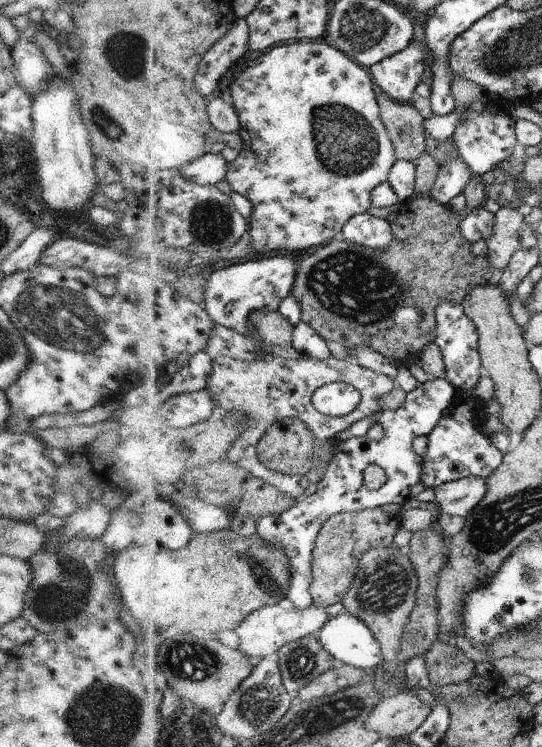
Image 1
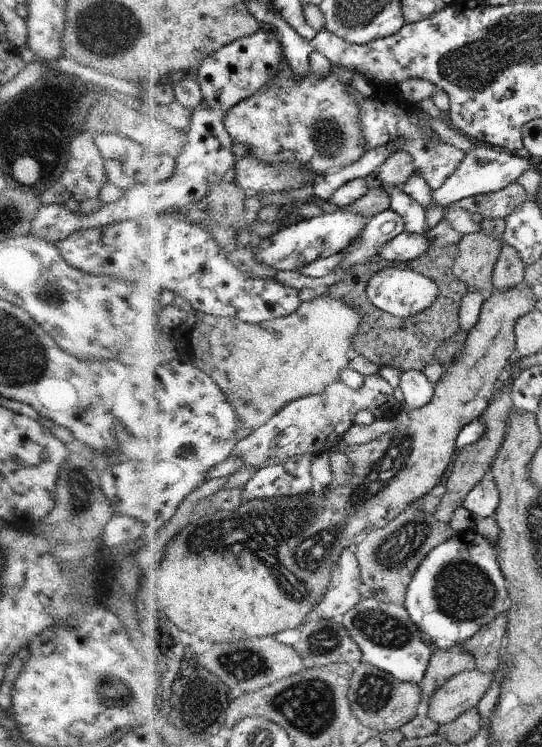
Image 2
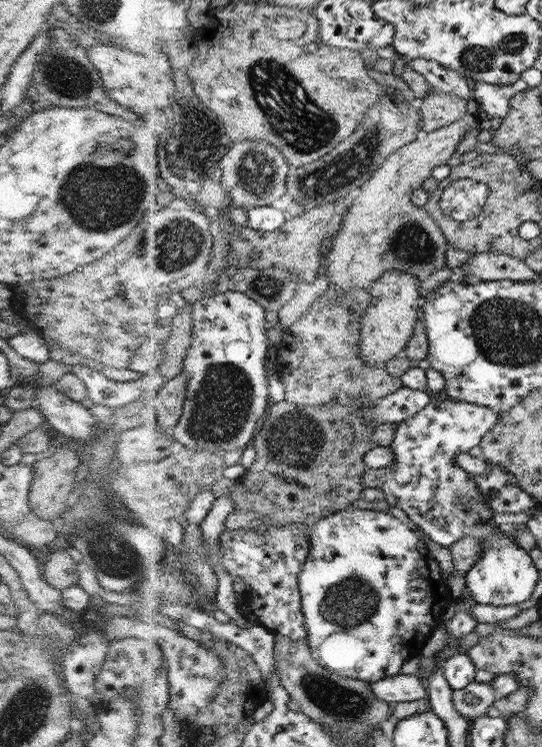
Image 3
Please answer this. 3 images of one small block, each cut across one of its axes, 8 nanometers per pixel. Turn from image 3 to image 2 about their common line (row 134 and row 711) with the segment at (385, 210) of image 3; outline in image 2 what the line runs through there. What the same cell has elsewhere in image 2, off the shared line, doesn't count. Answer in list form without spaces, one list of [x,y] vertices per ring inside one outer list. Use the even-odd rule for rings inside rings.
[[[473,669],[458,673],[432,694],[434,698],[424,703],[421,711],[439,726],[452,722],[466,710],[477,708],[493,680],[492,672]]]

